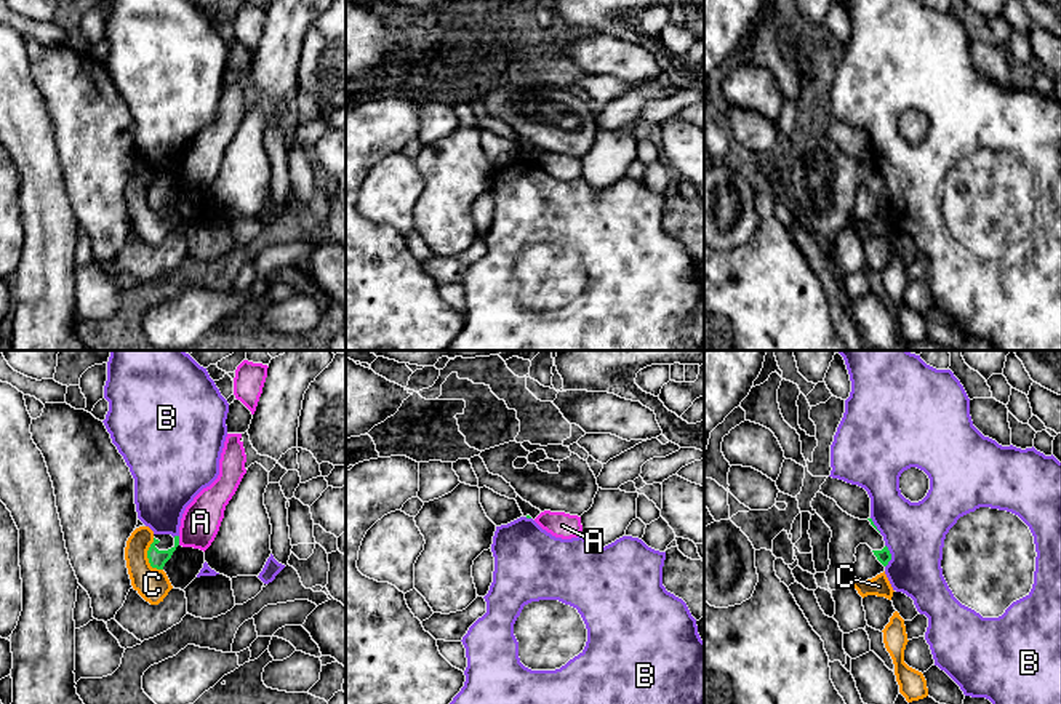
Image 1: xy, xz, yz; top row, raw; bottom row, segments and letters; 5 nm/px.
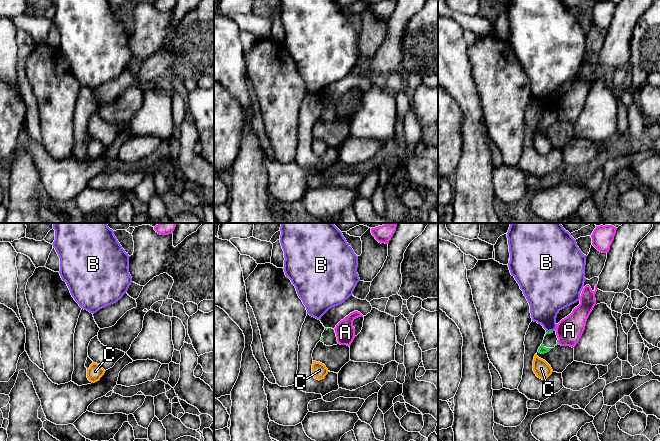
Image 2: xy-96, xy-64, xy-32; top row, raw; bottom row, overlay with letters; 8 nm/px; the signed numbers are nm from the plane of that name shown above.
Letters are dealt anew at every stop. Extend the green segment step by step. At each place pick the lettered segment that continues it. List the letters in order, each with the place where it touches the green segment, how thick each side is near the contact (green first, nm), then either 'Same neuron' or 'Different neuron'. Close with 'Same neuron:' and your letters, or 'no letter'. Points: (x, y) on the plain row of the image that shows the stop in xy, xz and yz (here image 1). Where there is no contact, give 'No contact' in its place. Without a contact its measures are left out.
A: Touches green at xy (178, 183). Thickness 90 nm (green) against 200 nm. Different neuron
B: Touches green at yz (890, 197). Thickness 70 nm (green) against 300 nm. Different neuron
C: Touches green at xy (148, 199). Thickness 90 nm (green) against 170 nm. Different neuron
Same neuron: no letter

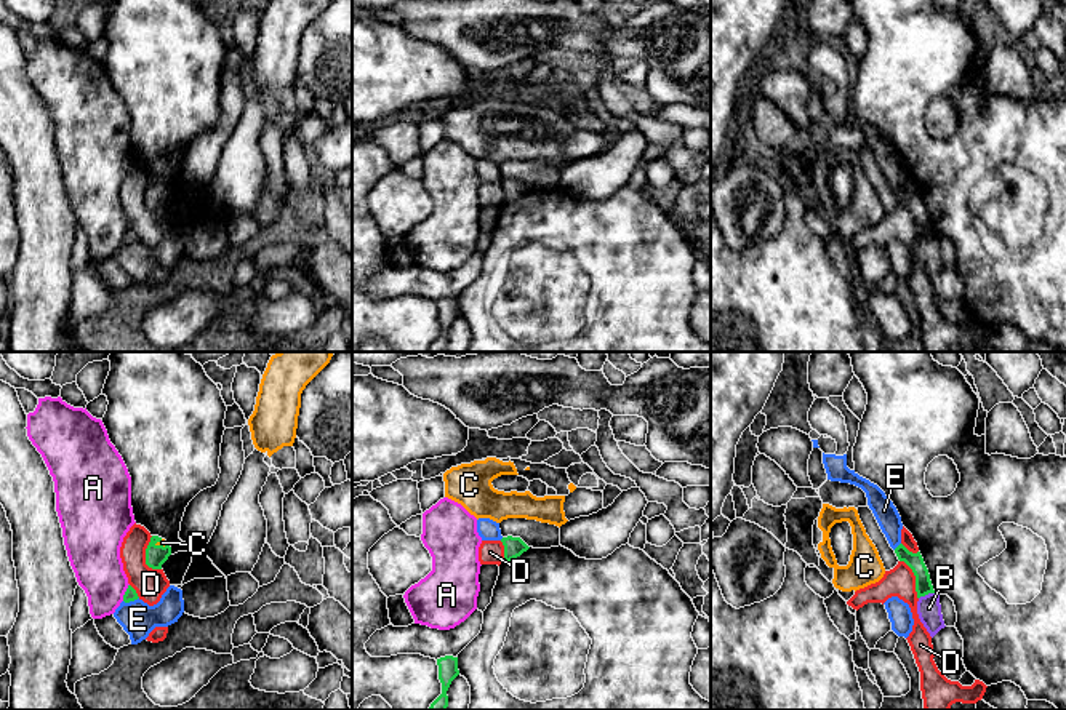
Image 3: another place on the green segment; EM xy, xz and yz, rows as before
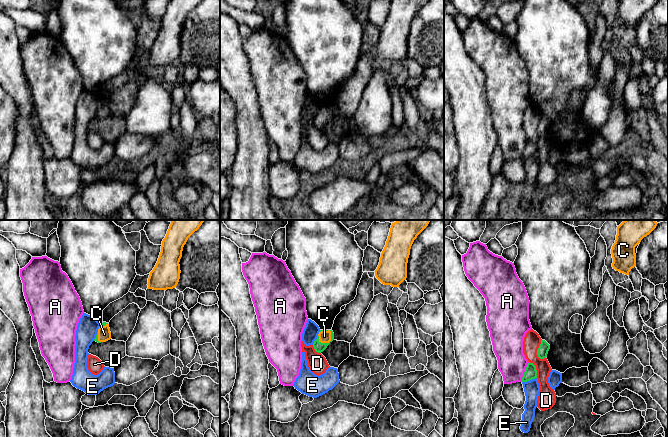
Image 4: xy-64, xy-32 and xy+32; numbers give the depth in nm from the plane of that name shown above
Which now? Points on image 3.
A: Touches green at xy (125, 234). Thickness 60 nm (green) against 260 nm. Different neuron
B: Touches green at yz (925, 235). Thickness 80 nm (green) against 120 nm. Different neuron
C: Touches green at xy (160, 187). Thickness 110 nm (green) against 30 nm. Same neuron
D: Touches green at xy (146, 199). Thickness 110 nm (green) against 160 nm. Different neuron
E: Touches green at xy (130, 242). Thickness 60 nm (green) against 180 nm. Different neuron
Same neuron: C

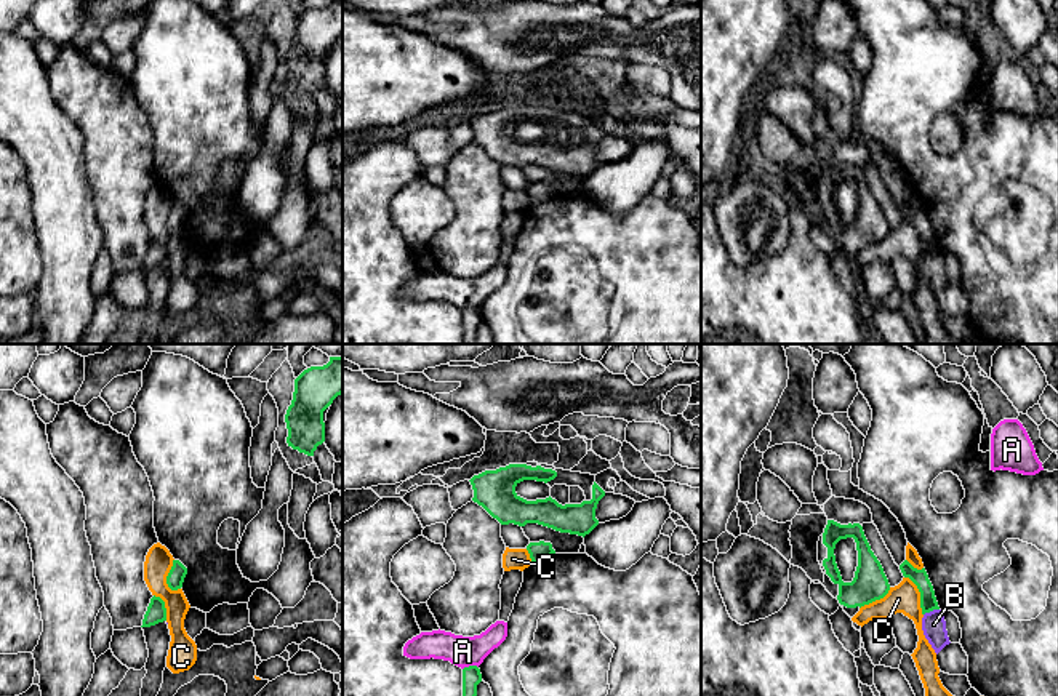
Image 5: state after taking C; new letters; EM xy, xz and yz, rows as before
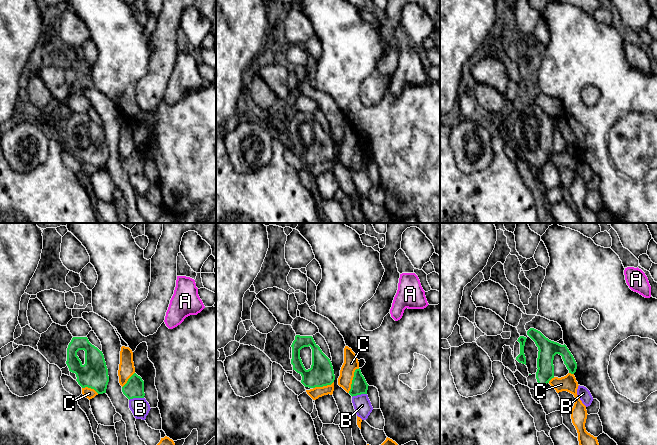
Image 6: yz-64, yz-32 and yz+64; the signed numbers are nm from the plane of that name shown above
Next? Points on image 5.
A: Touches green at xz (469, 308). Thickness 100 nm (green) against 160 nm. Different neuron
B: Touches green at yz (930, 252). Thickness 80 nm (green) against 120 nm. Different neuron
C: Touches green at yz (921, 237). Thickness 80 nm (green) against 150 nm. Different neuron
Same neuron: no letter

